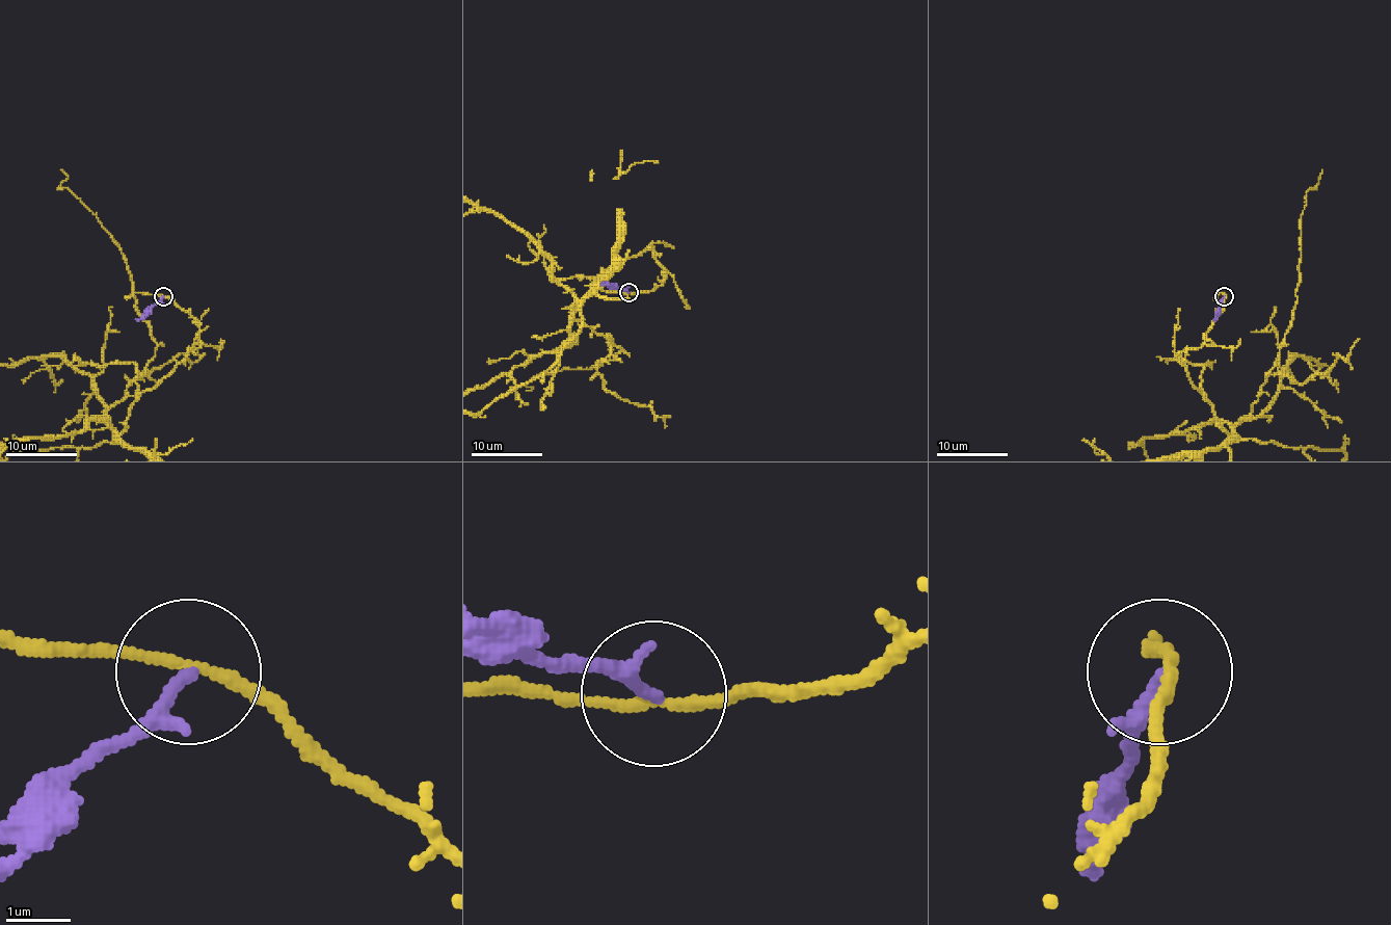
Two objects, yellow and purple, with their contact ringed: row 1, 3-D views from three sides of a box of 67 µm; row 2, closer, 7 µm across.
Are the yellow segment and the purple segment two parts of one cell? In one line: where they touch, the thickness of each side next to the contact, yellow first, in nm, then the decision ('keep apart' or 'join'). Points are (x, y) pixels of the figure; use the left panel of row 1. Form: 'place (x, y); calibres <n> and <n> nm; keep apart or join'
place (163, 296); calibres 160 and 140 nm; keep apart

